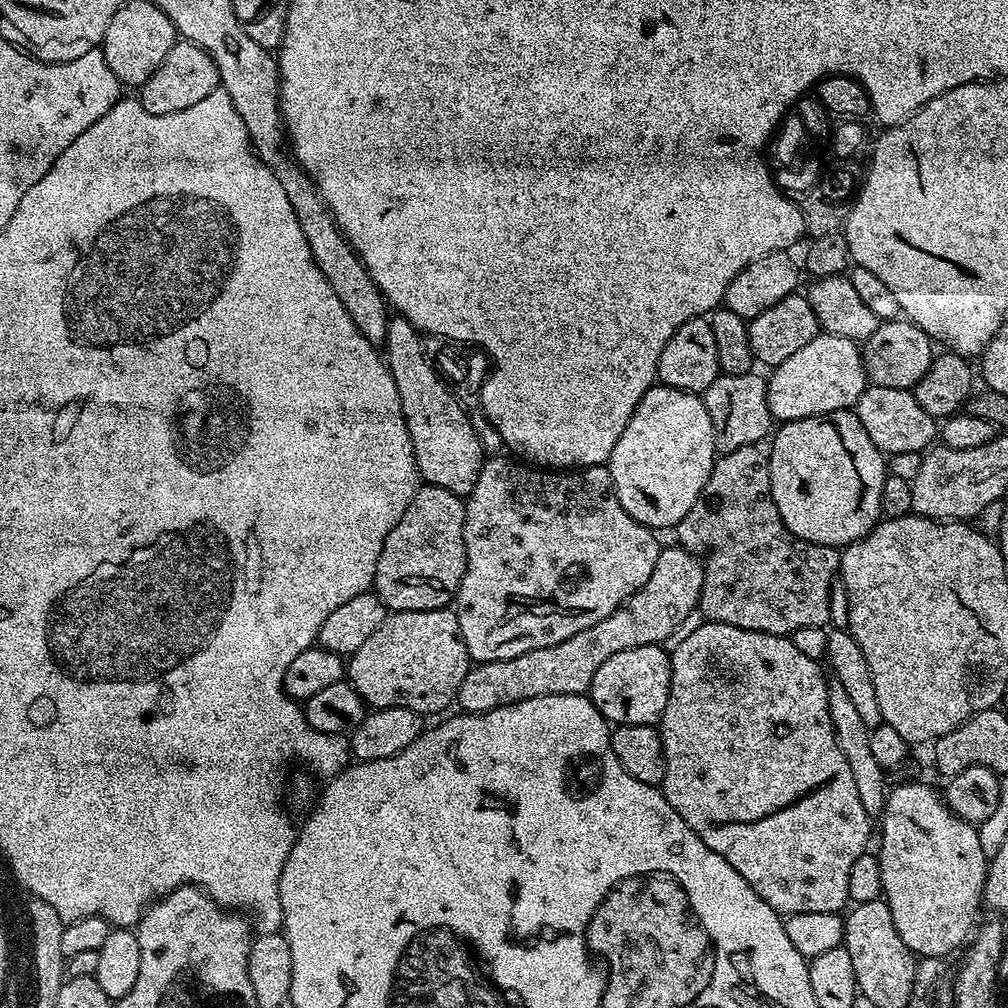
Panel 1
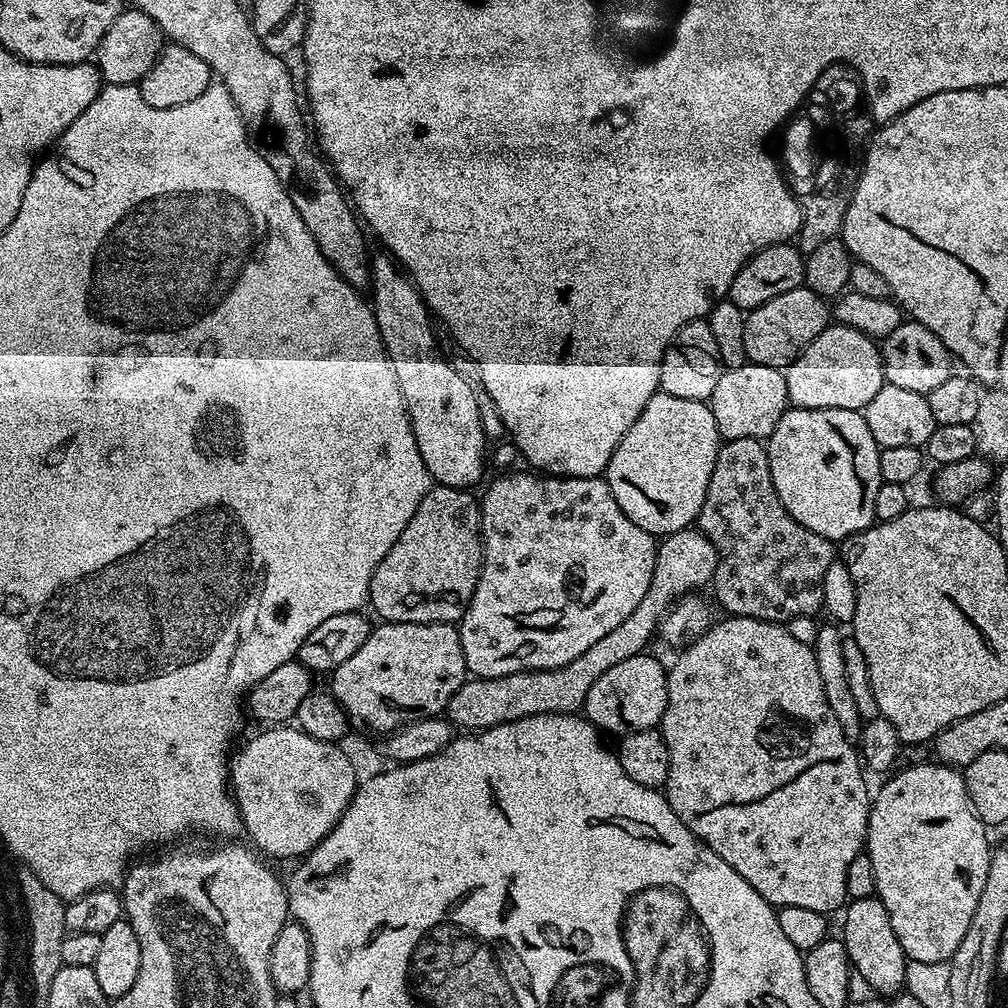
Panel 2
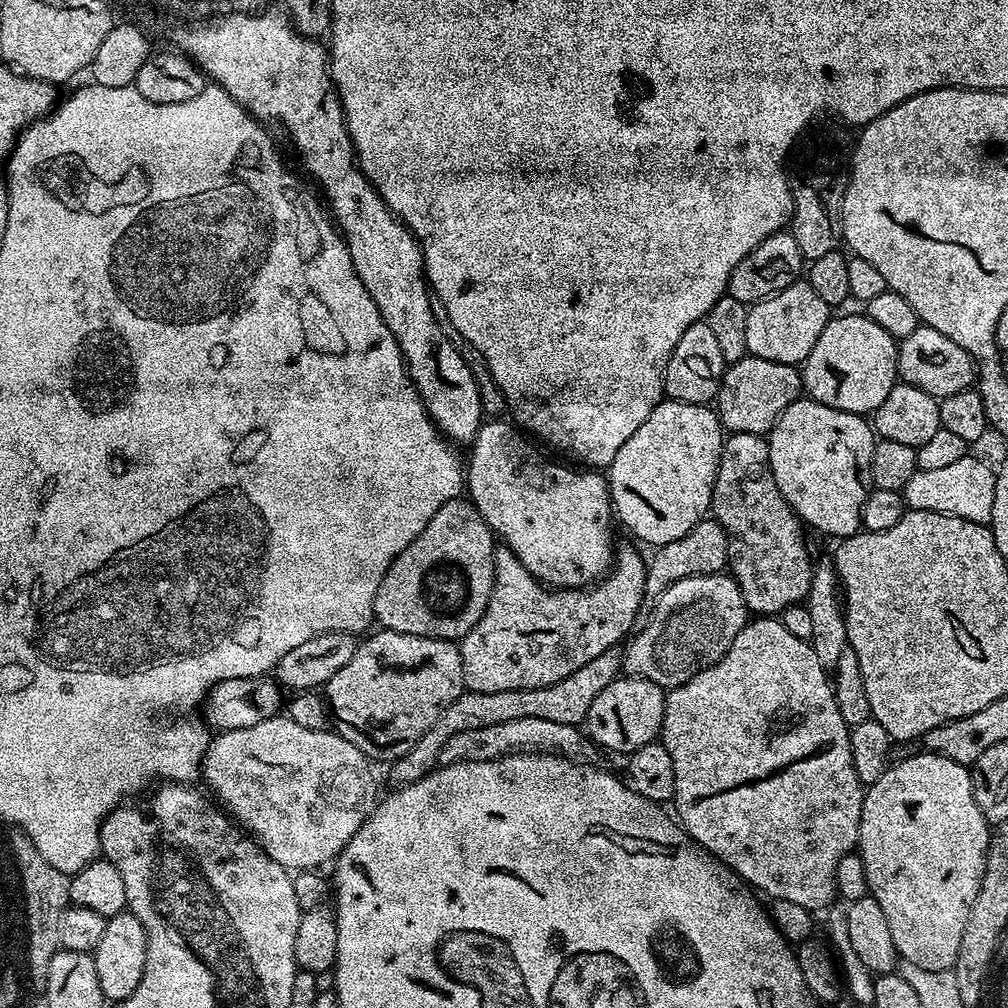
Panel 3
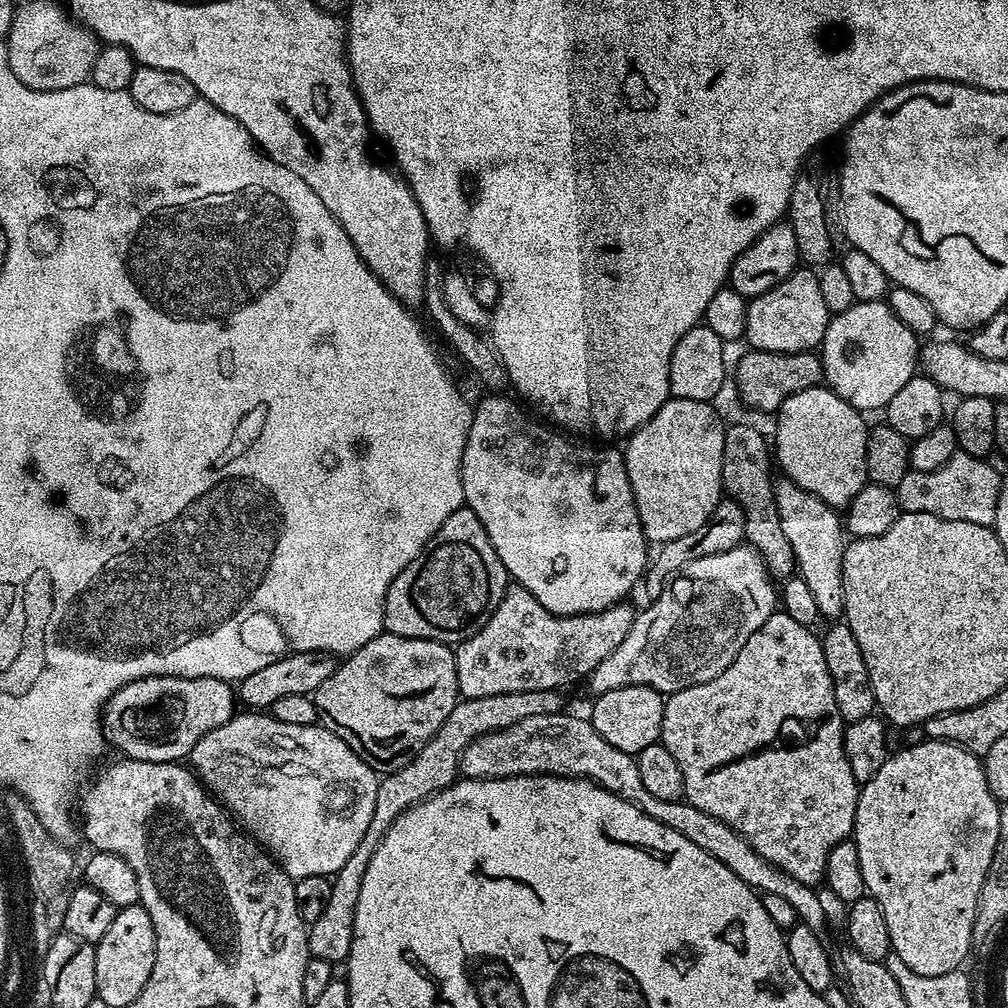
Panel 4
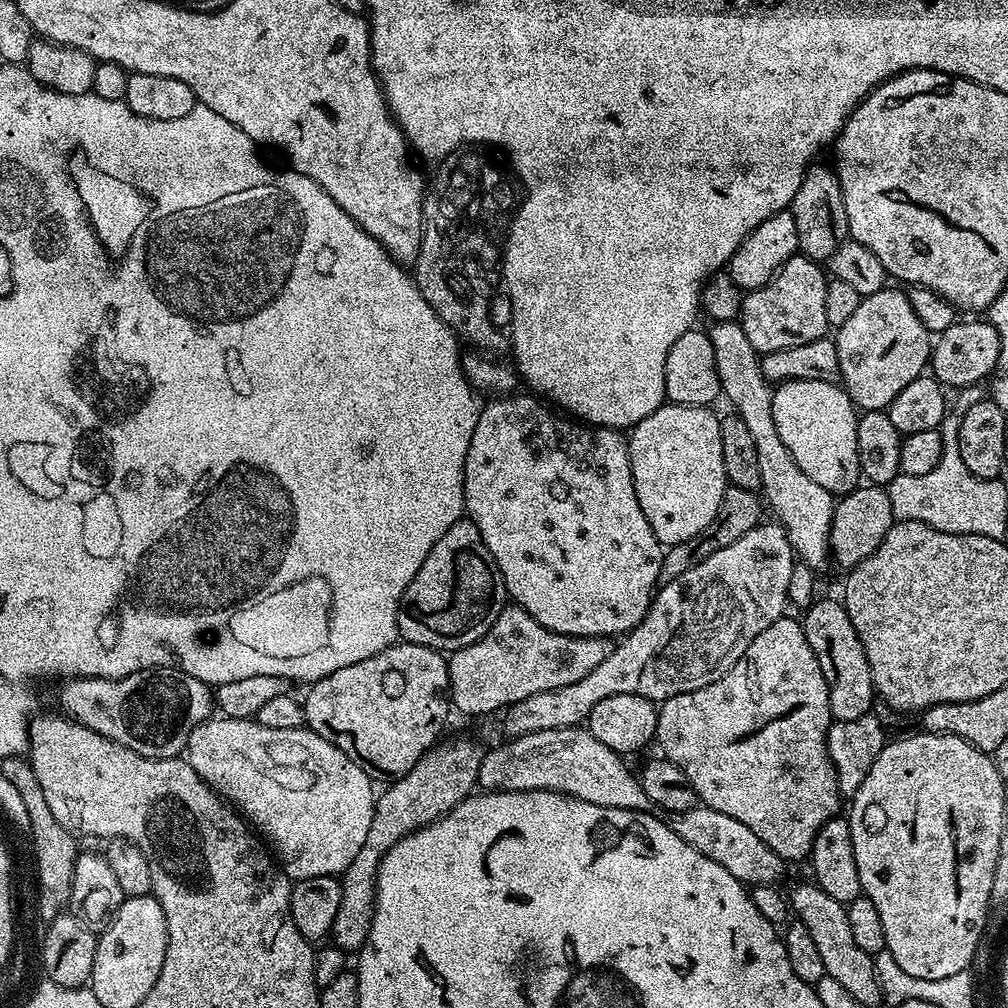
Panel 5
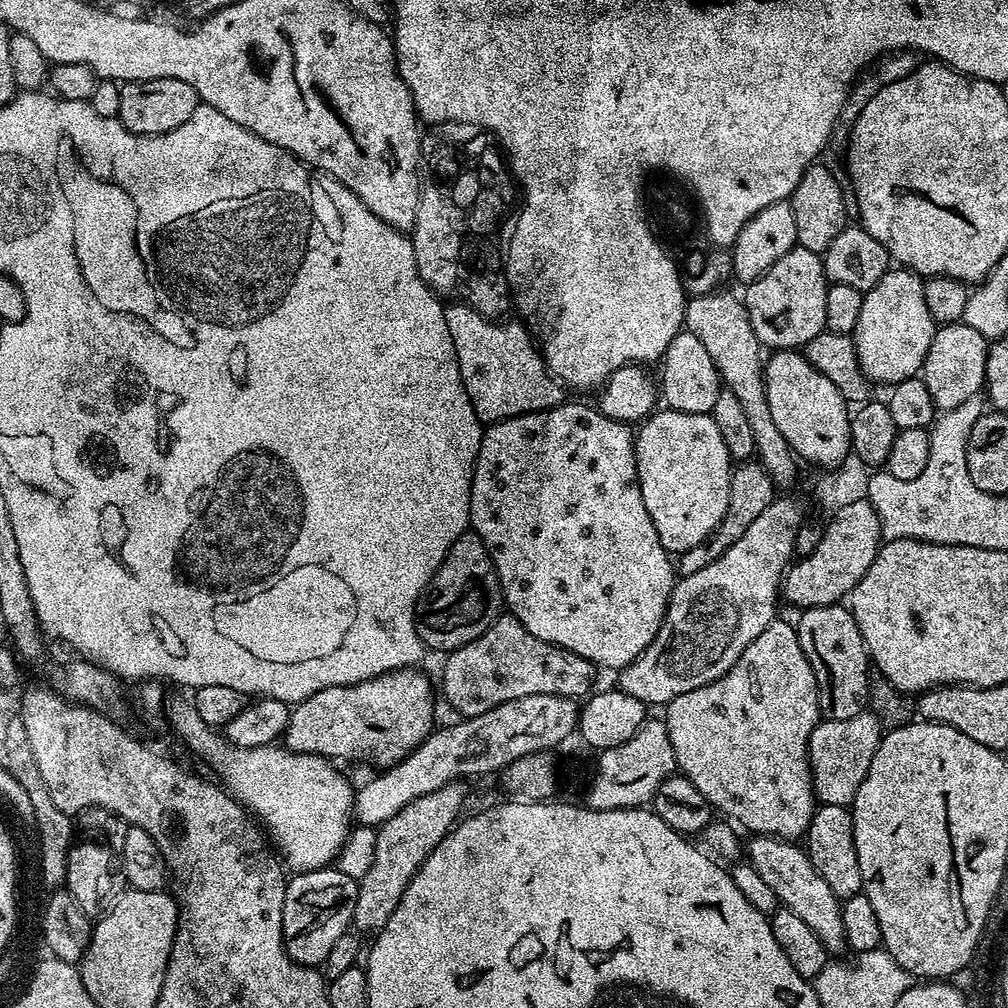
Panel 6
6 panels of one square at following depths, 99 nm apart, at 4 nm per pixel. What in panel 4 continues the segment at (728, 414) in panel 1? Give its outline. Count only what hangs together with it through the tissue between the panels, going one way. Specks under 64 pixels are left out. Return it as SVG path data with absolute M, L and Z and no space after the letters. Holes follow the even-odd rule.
M745 351L745 356L736 364L736 388L740 396L756 412L775 413L790 398L790 394L798 394L802 390L818 388L824 384L824 371L819 355L815 351L810 352L758 352Z

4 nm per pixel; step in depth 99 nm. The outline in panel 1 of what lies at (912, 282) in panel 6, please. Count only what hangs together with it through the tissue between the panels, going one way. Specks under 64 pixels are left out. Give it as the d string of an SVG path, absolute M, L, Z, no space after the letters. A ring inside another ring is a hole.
M821 331L814 342L806 342L802 350L790 354L786 362L775 365L771 372L772 376L767 377L768 405L776 422L855 409L858 398L870 384L861 345L826 331Z

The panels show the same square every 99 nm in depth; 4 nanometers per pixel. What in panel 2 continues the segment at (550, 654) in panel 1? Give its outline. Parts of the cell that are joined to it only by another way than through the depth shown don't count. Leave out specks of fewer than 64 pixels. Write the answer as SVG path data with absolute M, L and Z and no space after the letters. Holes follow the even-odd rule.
M689 526L663 537L656 550L656 569L654 570L654 578L650 582L650 590L646 590L646 598L642 598L642 602L638 602L634 614L630 614L630 618L626 618L626 622L622 622L622 626L610 630L610 634L606 634L606 638L598 638L598 642L594 642L594 646L590 646L590 650L586 650L584 654L578 654L578 658L574 658L574 662L561 668L544 668L541 672L519 672L489 680L465 679L464 685L456 691L454 698L450 698L446 709L447 719L453 725L459 726L461 724L464 727L461 729L464 730L483 730L492 728L495 724L503 724L505 720L521 720L527 716L550 714L551 712L572 714L583 709L586 694L590 694L590 686L594 686L594 682L598 682L598 678L602 678L602 674L606 674L606 670L610 670L610 666L618 666L618 662L626 662L626 658L641 655L647 649L644 647L651 642L652 636L654 640L657 635L660 621L677 600L700 590L703 584L705 586L711 585L712 578L716 574L716 563L719 560L720 555L716 553L716 548L710 542L710 538L706 538L699 527Z

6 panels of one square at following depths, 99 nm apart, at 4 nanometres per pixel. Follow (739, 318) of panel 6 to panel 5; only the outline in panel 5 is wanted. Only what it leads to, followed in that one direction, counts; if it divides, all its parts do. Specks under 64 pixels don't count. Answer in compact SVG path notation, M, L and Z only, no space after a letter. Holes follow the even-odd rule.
M722 320L713 323L707 329L710 338L710 346L714 346L714 362L718 366L718 382L723 399L732 403L731 411L739 416L742 422L746 422L746 430L750 430L754 438L754 446L758 450L758 474L760 475L759 491L762 493L763 503L773 512L775 523L784 529L786 538L790 542L795 559L807 568L821 570L830 564L830 530L832 519L836 509L836 500L832 493L822 490L818 482L812 481L800 467L794 458L790 458L790 450L782 446L782 437L778 434L778 426L774 426L774 414L772 413L773 385L768 383L767 378L760 369L760 356L750 346L750 338L742 330L742 326L736 320Z

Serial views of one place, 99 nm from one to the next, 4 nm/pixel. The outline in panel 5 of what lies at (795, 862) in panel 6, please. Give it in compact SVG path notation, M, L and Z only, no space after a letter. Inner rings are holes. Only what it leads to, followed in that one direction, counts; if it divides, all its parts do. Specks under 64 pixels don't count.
M815 882L807 883L798 885L790 892L790 908L795 919L804 924L806 930L810 930L810 938L814 946L818 946L825 973L836 979L862 1006L881 1003L882 993L880 979L876 976L875 959L854 943L847 907L834 902L834 898L830 898L830 894L826 894L826 890L819 888Z

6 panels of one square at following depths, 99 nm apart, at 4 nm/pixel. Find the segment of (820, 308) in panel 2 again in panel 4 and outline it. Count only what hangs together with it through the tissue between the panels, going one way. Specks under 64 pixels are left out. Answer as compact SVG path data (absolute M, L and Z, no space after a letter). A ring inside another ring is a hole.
M800 266L778 286L748 300L747 347L758 352L810 352L819 349L828 329L830 313L819 288L819 275L811 267Z

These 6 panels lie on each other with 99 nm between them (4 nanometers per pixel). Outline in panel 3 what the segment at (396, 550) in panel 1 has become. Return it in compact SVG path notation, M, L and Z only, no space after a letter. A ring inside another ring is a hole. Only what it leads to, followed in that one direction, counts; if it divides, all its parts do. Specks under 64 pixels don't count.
M457 498L446 502L438 512L426 522L426 526L422 532L402 550L402 554L398 554L398 558L394 558L390 570L386 570L386 574L382 578L382 586L378 586L378 594L374 594L374 610L372 611L372 615L375 623L379 625L381 629L389 632L429 636L430 638L450 640L453 642L463 640L465 634L478 622L478 618L482 618L482 614L490 602L490 594L494 586L494 558L496 557L496 549L498 547L497 541L494 542L492 539L494 539L492 529L488 527L488 523L482 518L482 514L475 508L471 500L467 498Z

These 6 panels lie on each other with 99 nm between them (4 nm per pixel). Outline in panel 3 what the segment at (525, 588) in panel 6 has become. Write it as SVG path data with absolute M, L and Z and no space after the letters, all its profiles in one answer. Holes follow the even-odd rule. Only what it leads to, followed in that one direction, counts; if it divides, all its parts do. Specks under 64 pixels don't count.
M508 418L485 419L471 442L470 451L468 460L466 456L467 499L482 514L493 533L504 538L503 543L541 584L555 589L582 588L595 584L611 569L614 563L614 503L603 471L551 460L544 456L545 449L535 439L525 435Z

